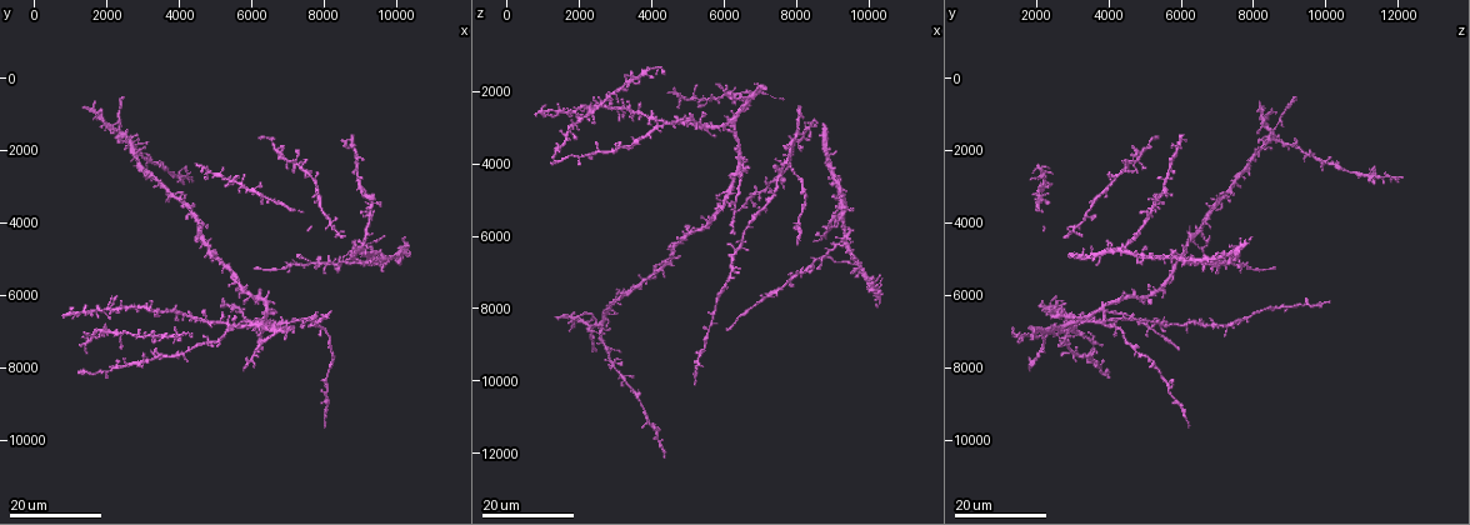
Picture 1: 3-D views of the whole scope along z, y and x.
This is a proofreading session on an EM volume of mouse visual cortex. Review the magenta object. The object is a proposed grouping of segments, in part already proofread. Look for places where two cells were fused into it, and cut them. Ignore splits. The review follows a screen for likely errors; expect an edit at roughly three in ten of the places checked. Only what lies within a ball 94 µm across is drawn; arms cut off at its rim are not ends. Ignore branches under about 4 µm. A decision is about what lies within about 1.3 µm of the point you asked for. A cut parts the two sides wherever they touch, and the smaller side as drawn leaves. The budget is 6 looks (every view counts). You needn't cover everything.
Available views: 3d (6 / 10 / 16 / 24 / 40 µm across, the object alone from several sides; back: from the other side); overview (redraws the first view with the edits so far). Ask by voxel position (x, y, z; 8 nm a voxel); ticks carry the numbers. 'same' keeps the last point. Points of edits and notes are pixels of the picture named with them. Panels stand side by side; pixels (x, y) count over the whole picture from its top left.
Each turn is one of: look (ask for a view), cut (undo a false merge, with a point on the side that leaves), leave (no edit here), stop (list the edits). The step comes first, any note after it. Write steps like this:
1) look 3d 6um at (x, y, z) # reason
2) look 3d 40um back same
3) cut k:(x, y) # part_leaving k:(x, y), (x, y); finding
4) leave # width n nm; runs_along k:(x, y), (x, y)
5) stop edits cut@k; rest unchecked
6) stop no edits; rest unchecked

look 3d 24um at (8500, 5100, 6700) # thin arm on a thick one

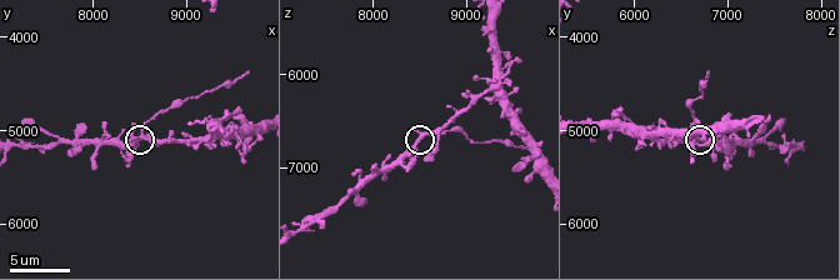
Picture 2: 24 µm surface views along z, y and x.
look 3d 6um at (8550, 5050, 6650) # closer look

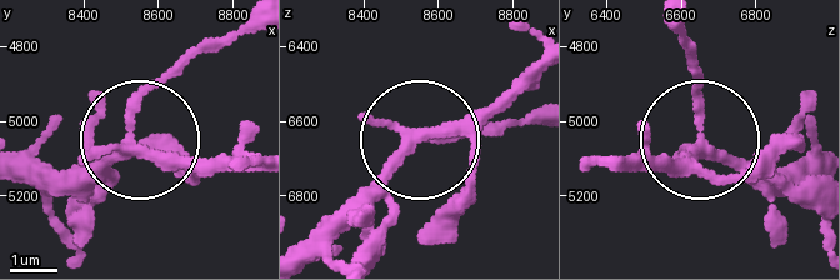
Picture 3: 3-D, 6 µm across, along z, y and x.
cut 3:(205, 45) # arms 4; a second cell is stuck on

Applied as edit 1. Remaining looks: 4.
look 3d 24um at (6500, 6800, 6100) # looks like a crossing

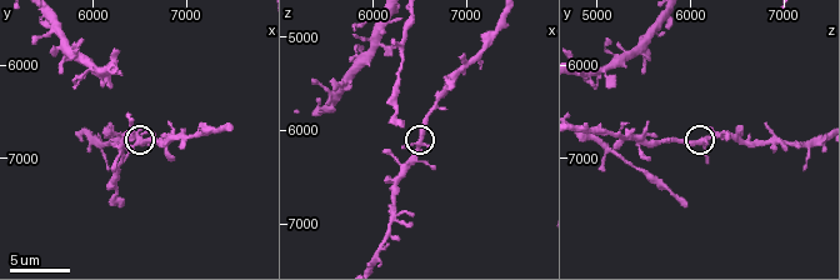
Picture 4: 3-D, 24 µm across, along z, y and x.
look 3d 10um at (6500, 6800, 6150)

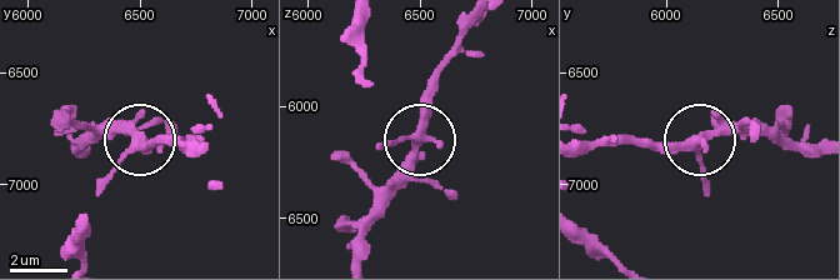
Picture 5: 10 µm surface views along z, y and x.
leave # arms 4; runs_along 5:(819, 144), (714, 130), (670, 144), (630, 144); continuous, no second cell

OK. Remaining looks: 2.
look 3d 16um at (7800, 6800, 3900) # four arms meet

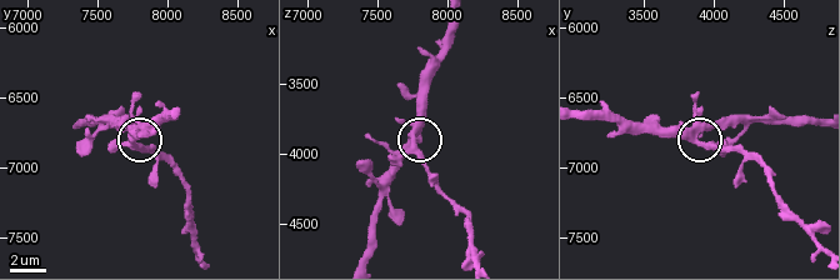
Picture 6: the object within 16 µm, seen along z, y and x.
look 3d 6um at (7740, 6780, 3840)

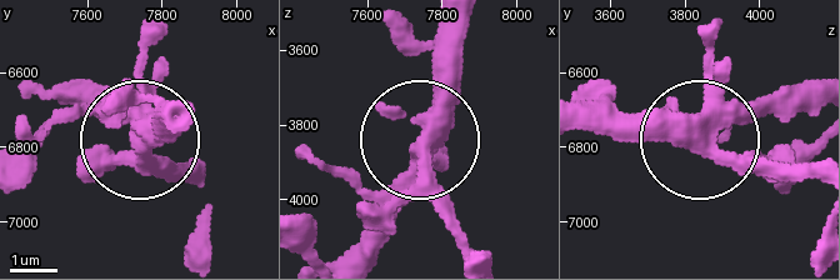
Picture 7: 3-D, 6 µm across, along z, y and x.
leave # runs_along 7:(809, 95), (713, 135), (581, 119); one cell here

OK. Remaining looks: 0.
stop edits cut@3; rest unchecked

